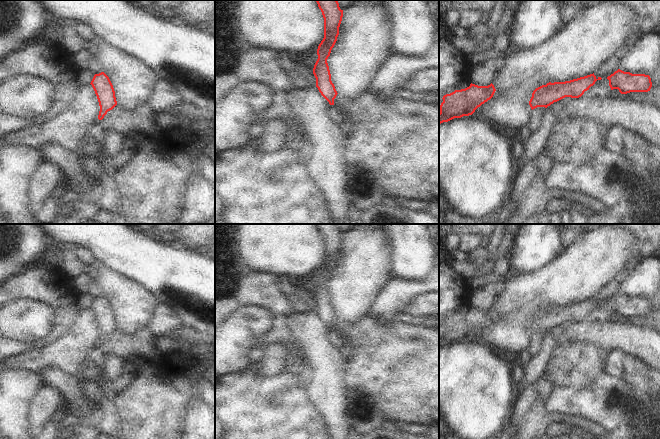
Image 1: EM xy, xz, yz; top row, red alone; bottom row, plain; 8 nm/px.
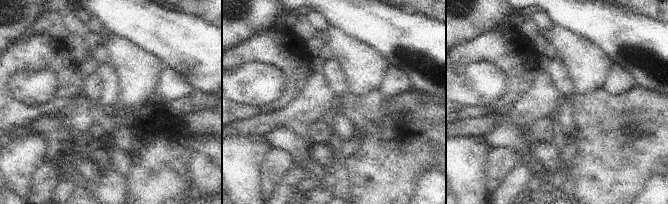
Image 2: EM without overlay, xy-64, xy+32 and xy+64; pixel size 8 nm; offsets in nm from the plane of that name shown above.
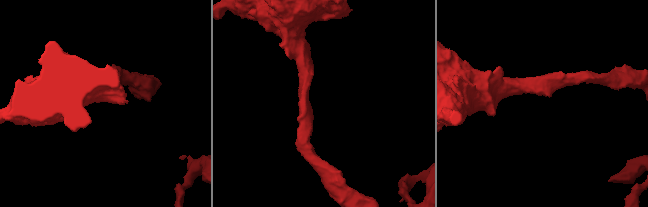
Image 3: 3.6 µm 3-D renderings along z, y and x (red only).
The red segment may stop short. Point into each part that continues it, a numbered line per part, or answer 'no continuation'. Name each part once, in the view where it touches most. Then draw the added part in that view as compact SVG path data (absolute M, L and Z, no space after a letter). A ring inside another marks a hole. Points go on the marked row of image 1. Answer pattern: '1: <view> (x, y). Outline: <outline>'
no continuation

